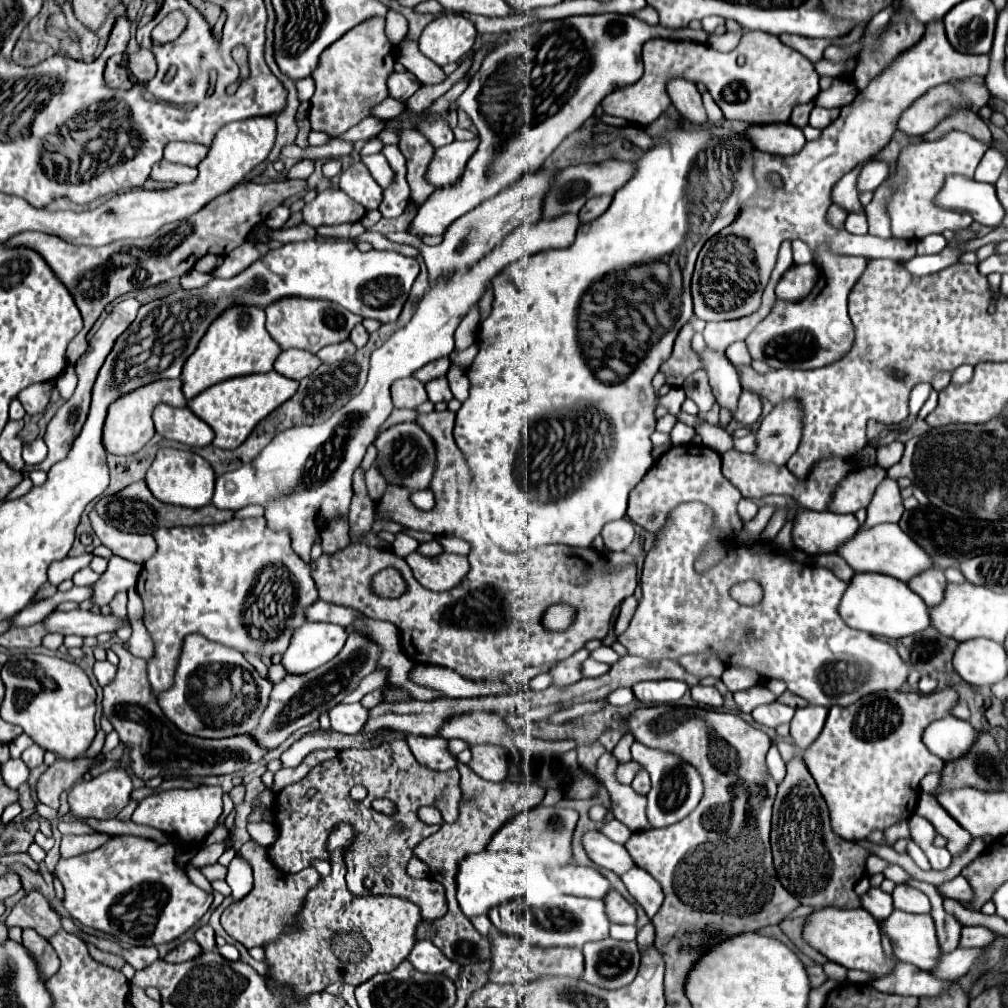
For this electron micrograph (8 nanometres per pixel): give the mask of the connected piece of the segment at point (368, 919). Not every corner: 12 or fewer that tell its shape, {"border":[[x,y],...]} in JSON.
{"border":[[338,824],[332,874],[300,928],[264,946],[270,978],[306,996],[392,972],[420,910],[346,890]]}

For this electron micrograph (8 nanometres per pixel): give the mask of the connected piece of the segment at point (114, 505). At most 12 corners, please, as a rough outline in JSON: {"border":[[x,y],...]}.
{"border":[[144,480],[100,498],[106,524],[132,534],[218,524],[214,504],[192,510],[158,502]]}

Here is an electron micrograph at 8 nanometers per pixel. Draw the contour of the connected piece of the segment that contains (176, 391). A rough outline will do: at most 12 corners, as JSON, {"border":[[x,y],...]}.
{"border":[[156,380],[110,404],[104,448],[134,454],[158,404],[186,406],[182,380]]}

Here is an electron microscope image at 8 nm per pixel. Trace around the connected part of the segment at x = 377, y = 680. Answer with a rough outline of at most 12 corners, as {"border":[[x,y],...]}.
{"border":[[388,668],[374,670],[344,702],[358,702],[378,690],[390,676]]}

